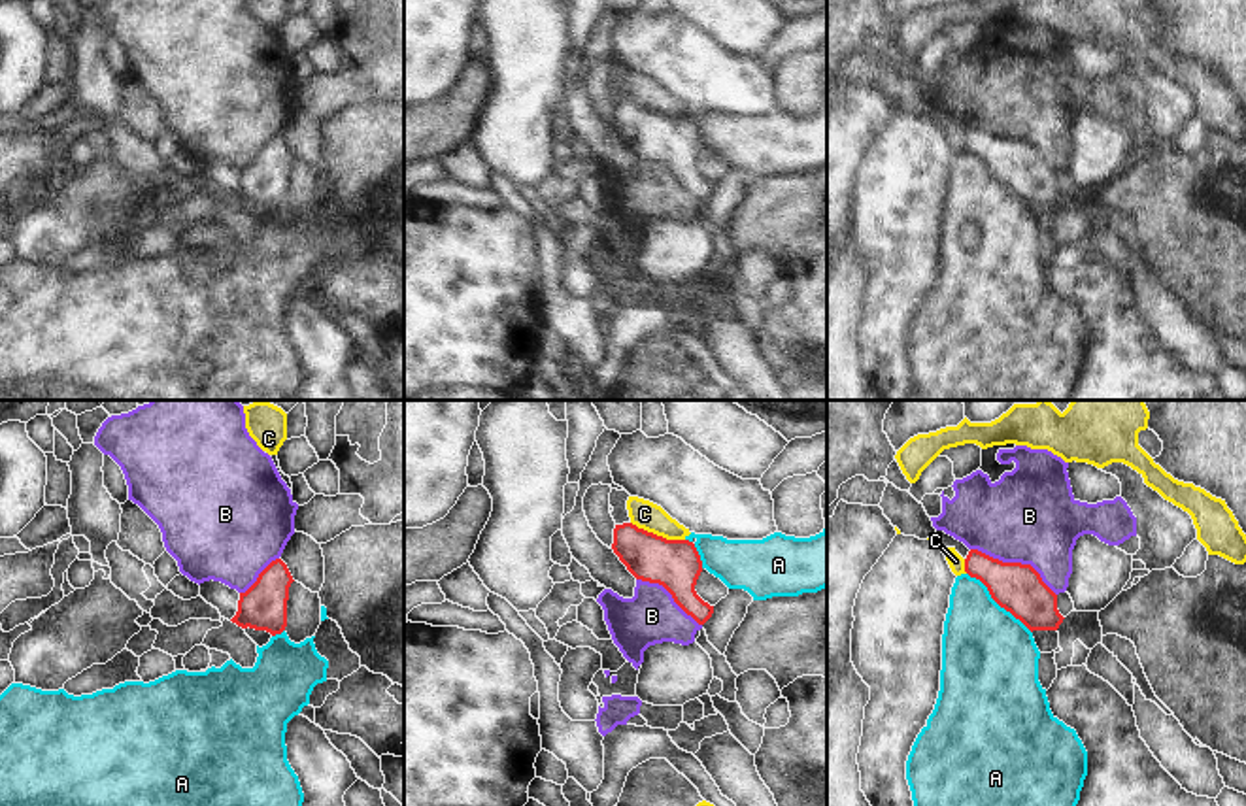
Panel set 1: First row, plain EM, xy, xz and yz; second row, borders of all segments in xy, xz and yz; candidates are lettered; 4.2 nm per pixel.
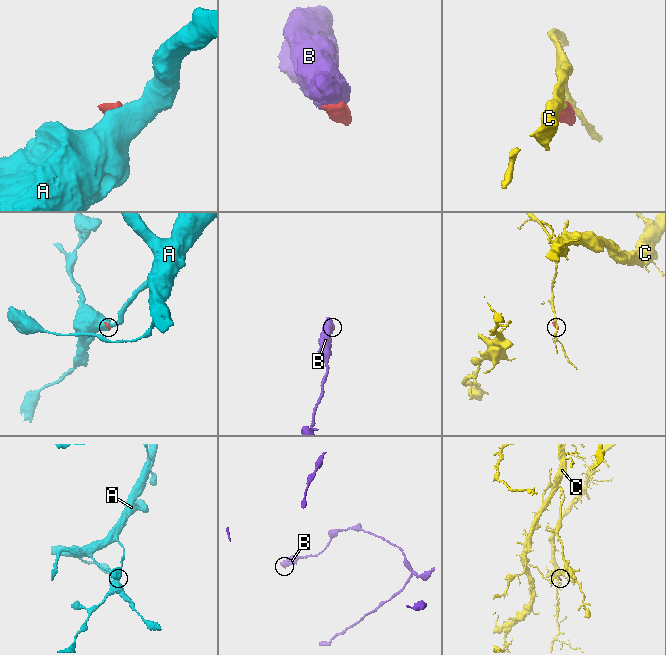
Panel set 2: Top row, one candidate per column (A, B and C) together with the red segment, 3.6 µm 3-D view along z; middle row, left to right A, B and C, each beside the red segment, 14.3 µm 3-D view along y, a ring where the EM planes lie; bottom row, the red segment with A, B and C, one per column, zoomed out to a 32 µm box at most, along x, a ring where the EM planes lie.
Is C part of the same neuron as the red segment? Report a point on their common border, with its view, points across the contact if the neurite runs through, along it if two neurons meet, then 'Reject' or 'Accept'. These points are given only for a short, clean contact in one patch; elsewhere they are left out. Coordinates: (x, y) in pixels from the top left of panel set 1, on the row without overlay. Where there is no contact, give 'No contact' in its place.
Touches red at xz (656, 112). Boundary: xz (631, 99), (667, 116), (684, 117). Reject

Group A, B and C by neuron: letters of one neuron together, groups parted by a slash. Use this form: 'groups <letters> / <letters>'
groups A / B / C

